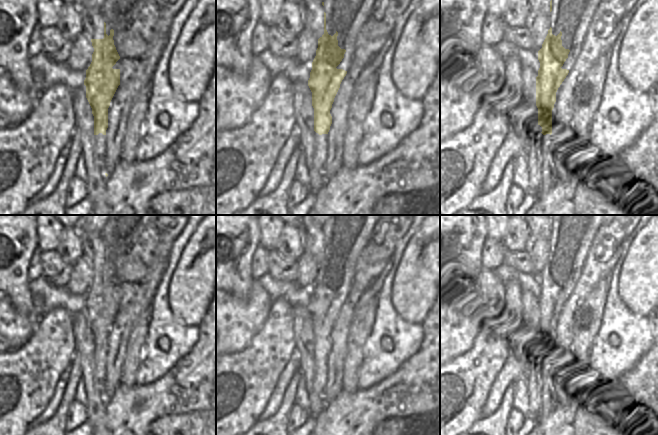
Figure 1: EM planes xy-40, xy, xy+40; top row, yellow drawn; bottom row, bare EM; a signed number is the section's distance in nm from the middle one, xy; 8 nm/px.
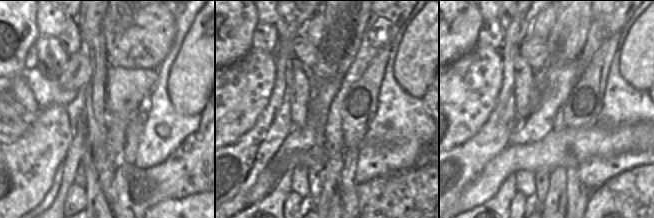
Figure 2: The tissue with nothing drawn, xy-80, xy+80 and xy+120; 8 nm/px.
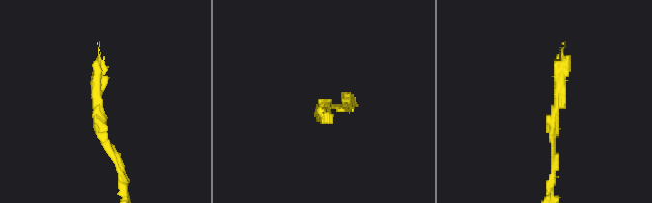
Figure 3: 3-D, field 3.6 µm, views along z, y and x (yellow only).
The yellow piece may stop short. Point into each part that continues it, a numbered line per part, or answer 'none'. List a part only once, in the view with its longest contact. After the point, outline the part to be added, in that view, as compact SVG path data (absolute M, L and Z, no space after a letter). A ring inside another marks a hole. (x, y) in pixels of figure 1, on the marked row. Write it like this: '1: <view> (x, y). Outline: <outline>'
1: xy-40 (92, 19). Outline: M79 0L78 8L82 20L82 31L90 39L103 39L105 21L101 11L85 5L82 0Z

